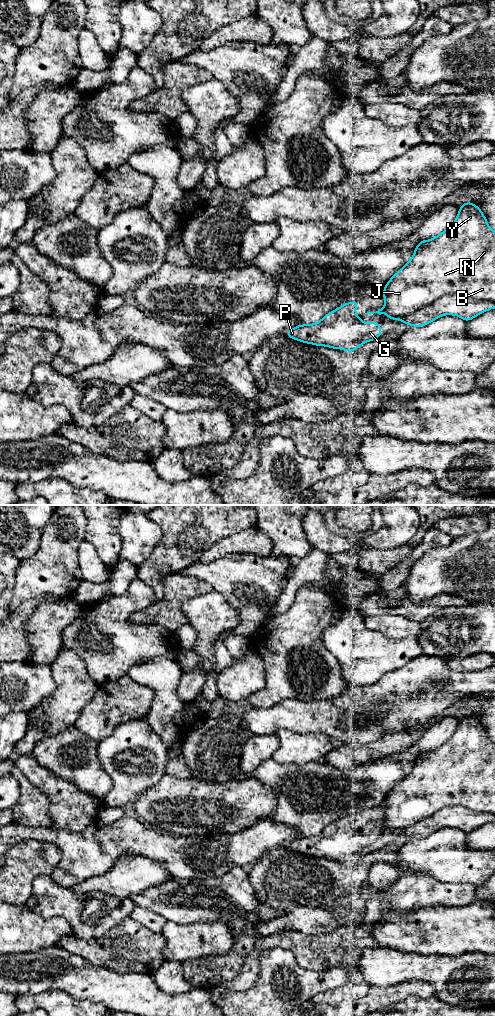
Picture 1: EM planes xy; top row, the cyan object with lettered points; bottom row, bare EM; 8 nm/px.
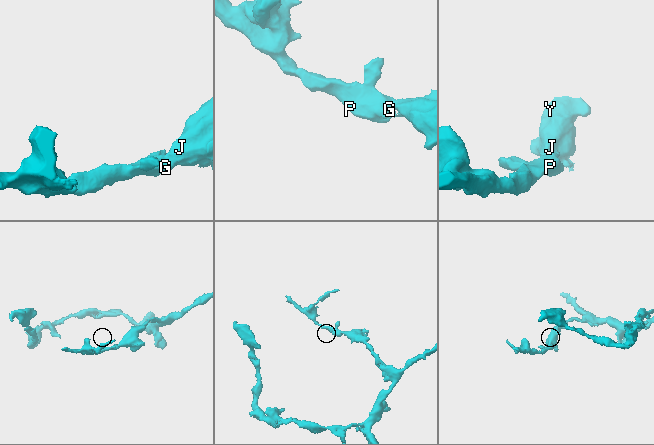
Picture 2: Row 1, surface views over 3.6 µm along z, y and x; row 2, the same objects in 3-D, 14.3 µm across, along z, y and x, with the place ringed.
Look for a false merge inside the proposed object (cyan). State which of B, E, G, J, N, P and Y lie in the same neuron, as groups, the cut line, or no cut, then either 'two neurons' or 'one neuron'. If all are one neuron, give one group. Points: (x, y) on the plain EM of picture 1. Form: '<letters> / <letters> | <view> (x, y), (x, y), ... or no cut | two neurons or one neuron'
B E J N Y / G P | xy (494, 814), (443, 807), (401, 829), (387, 827) | two neurons

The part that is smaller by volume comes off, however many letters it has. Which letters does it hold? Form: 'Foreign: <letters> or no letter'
Foreign: G, P

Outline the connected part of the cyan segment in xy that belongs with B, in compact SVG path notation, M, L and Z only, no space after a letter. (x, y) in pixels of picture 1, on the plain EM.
M469 713L461 717L453 736L436 749L420 753L410 773L391 789L382 804L385 811L382 822L388 828L399 830L446 807L466 807L495 815L495 743L489 739L482 722Z

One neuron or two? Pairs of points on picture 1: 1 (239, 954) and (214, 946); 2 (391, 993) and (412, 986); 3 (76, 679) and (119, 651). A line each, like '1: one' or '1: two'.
1: two
2: one
3: two

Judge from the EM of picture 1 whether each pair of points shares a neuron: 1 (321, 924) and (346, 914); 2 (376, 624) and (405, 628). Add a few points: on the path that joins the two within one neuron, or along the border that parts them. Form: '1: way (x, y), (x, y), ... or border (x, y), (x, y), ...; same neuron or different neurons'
1: way (327, 920), (340, 914); same neuron
2: way (383, 624), (398, 626); same neuron

